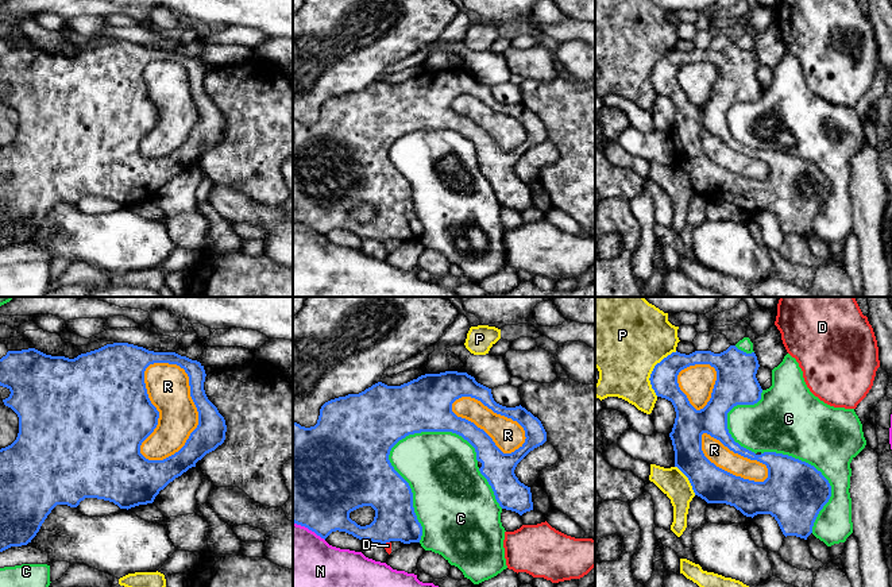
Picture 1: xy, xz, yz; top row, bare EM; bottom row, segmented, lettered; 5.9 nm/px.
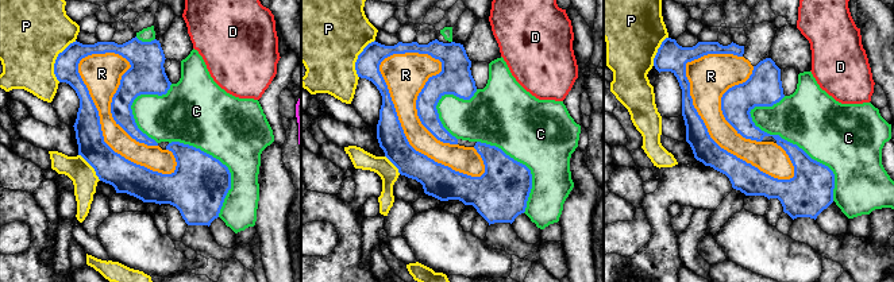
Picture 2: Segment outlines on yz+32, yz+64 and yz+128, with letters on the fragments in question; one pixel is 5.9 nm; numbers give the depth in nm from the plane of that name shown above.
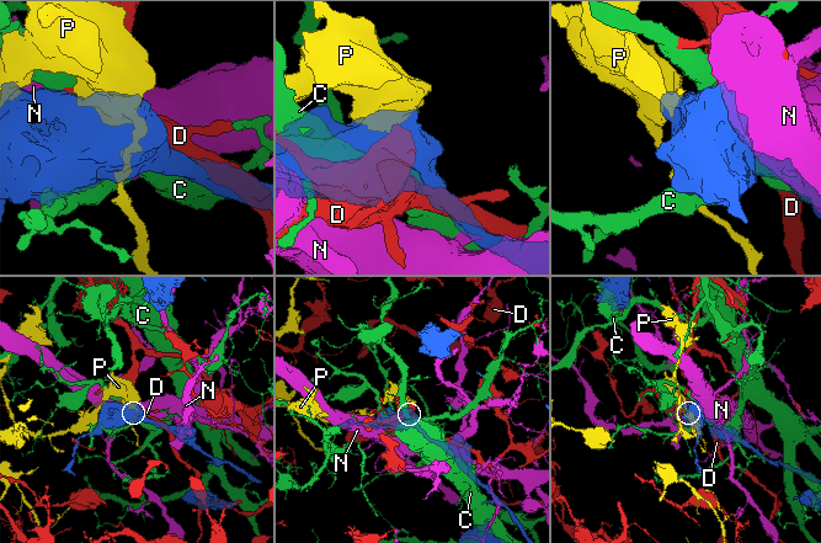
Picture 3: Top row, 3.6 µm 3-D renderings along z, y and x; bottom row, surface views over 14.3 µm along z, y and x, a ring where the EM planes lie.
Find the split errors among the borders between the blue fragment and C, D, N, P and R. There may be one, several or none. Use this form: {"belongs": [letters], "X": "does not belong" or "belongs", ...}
{"belongs": [], "C": "does not belong", "D": "does not belong", "N": "does not belong", "P": "does not belong", "R": "does not belong"}

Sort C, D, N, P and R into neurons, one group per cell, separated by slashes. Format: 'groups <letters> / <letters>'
groups C / D / N / P / R

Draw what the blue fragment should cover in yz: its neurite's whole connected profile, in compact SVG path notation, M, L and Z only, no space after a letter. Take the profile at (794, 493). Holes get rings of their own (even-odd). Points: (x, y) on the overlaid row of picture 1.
M730 345L721 354L695 351L690 355L672 352L657 363L650 374L650 385L657 397L672 402L676 418L669 433L675 451L675 467L690 480L695 495L707 503L726 503L734 506L746 517L771 514L779 524L783 534L807 540L812 533L814 522L831 497L829 480L814 466L788 455L776 452L754 452L734 441L727 429L727 413L737 405L754 405L761 399L762 389L756 378L760 364L754 352L746 354ZM695 364L710 364L717 371L717 381L707 405L696 410L680 390L677 375L681 370ZM707 433L719 440L734 453L766 466L768 478L754 482L735 476L711 463L702 451L702 435Z

